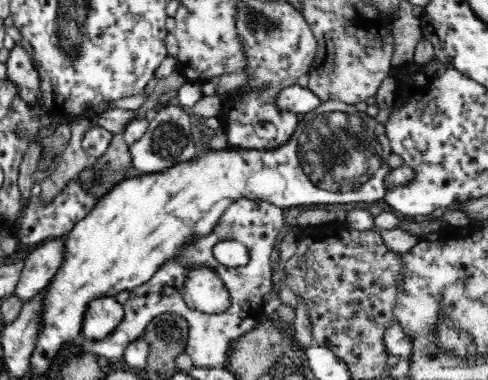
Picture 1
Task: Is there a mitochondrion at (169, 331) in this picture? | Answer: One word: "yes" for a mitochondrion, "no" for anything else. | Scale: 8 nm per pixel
yes

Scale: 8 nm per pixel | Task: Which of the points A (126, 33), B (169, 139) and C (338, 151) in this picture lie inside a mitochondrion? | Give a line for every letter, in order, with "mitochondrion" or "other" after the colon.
A: other
B: mitochondrion
C: mitochondrion

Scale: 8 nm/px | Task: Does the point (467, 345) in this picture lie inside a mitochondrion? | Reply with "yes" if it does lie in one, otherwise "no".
yes

